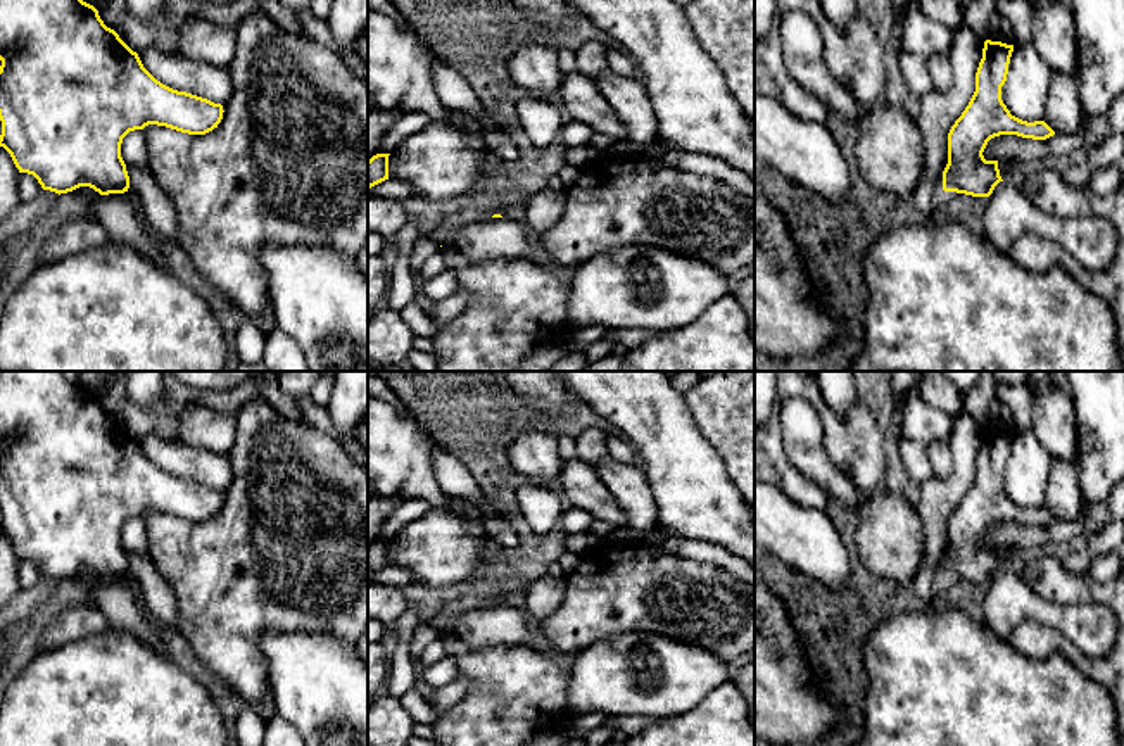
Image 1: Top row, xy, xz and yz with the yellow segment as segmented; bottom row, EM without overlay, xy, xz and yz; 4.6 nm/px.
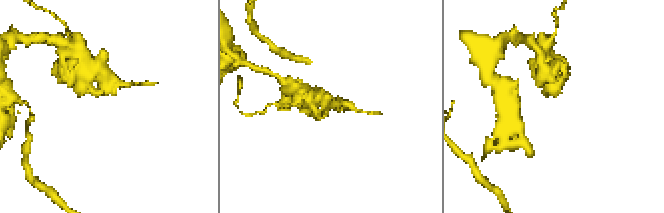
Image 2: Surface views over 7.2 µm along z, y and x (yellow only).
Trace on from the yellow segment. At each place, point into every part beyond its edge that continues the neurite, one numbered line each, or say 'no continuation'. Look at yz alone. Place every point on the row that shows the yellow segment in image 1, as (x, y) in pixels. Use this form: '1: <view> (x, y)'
1: yz (1009, 214)

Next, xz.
1: xz (498, 239)

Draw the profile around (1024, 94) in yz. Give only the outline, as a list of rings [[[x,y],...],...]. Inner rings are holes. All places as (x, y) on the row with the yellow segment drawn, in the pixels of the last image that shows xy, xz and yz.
[[[1032,41],[1013,43],[1001,100],[1012,116],[1034,123],[1045,121],[1051,67]]]

